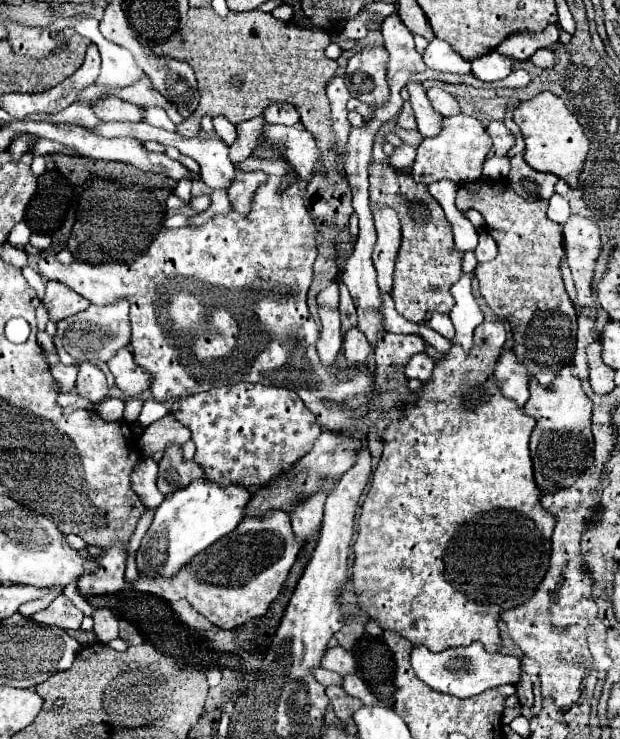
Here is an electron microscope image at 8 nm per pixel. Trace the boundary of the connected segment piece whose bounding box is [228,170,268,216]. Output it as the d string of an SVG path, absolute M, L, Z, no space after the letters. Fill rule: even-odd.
M236 170L236 180L232 188L228 188L228 198L230 204L236 212L246 216L252 206L252 196L256 194L258 186L262 186L268 180L268 174L264 172L242 172Z

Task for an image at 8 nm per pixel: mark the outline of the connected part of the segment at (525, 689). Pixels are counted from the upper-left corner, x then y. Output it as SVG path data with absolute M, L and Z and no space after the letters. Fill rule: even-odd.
M522 674L522 678L524 678L524 682L520 682L516 688L518 688L518 700L520 700L520 704L522 706L528 706L528 708L532 708L532 704L534 704L534 696L532 696L532 682L530 682L530 678L526 676L526 674Z

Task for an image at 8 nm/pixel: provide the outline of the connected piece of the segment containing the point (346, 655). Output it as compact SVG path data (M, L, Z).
M334 646L334 648L328 648L324 652L322 666L332 670L332 672L338 672L338 674L346 676L346 674L356 672L356 658L350 650L344 650L342 646Z

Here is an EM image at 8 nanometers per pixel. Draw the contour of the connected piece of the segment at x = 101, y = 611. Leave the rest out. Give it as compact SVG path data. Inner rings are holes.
M98 608L92 614L94 618L94 634L100 642L108 644L110 640L118 638L118 618L112 614L110 608Z

